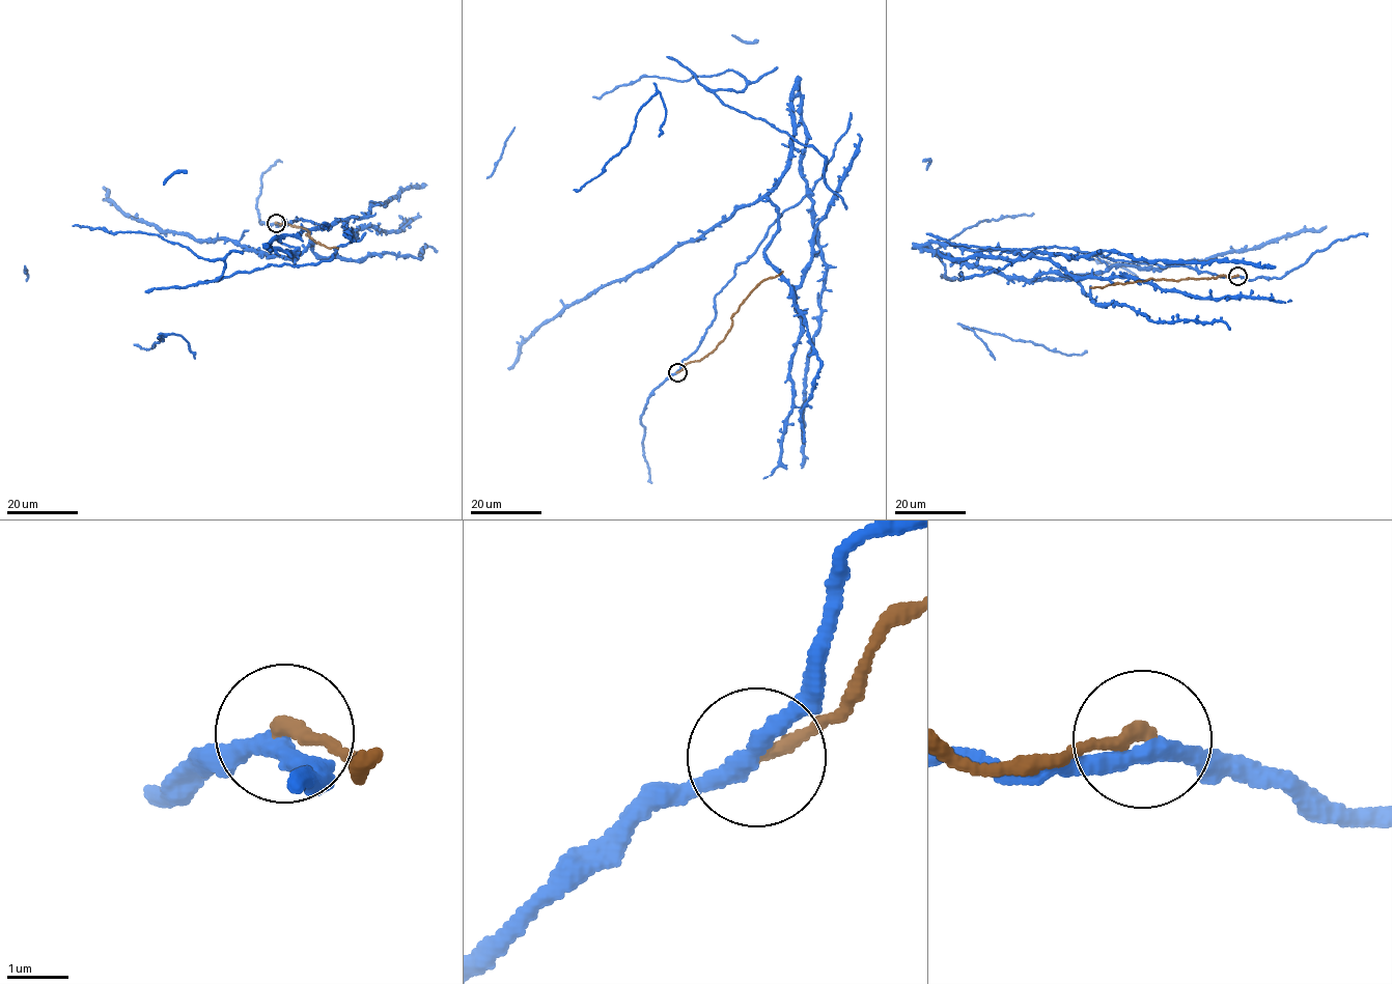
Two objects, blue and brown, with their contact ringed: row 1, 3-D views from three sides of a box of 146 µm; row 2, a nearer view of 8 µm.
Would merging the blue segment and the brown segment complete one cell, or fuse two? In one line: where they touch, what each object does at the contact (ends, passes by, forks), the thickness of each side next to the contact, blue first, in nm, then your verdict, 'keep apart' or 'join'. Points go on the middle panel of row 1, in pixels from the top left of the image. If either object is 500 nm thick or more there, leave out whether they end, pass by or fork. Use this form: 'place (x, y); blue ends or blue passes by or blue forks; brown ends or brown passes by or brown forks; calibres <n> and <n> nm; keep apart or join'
place (677, 372); blue passes by; brown ends; calibres 280 and 240 nm; keep apart

